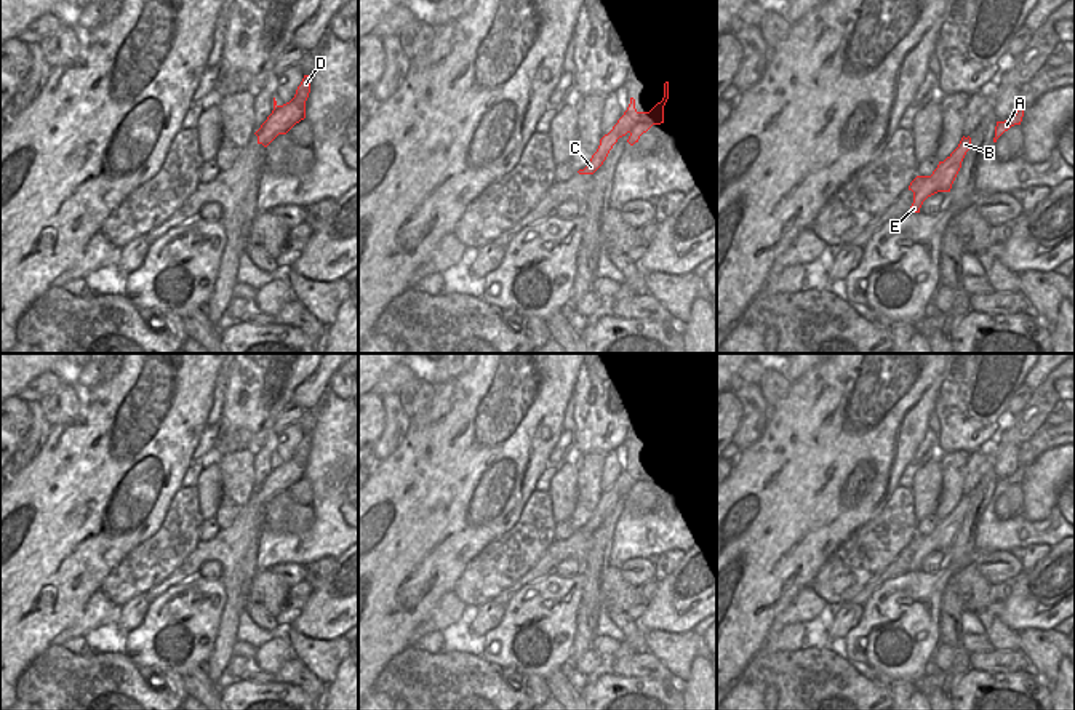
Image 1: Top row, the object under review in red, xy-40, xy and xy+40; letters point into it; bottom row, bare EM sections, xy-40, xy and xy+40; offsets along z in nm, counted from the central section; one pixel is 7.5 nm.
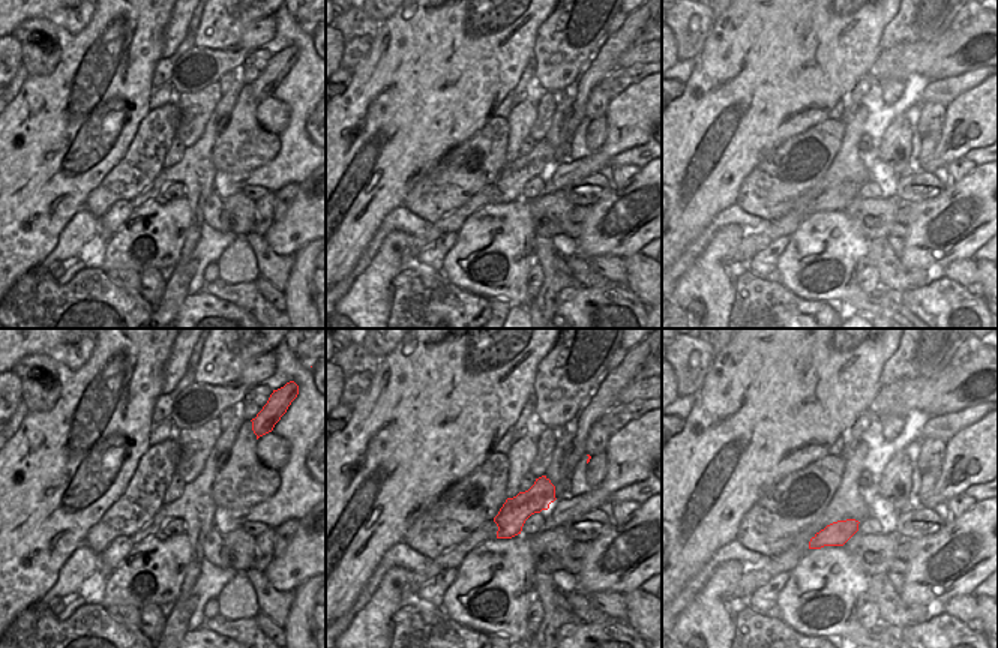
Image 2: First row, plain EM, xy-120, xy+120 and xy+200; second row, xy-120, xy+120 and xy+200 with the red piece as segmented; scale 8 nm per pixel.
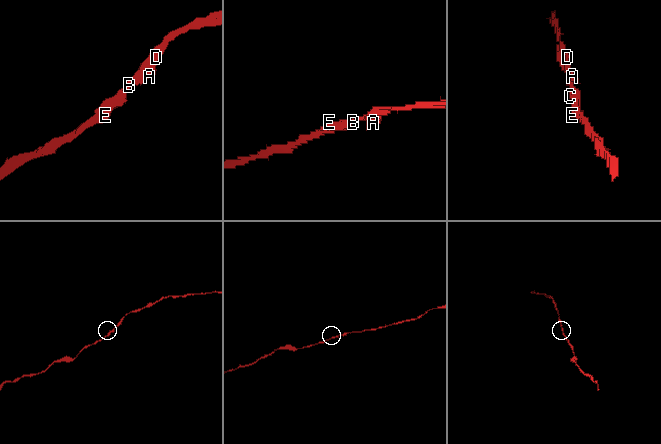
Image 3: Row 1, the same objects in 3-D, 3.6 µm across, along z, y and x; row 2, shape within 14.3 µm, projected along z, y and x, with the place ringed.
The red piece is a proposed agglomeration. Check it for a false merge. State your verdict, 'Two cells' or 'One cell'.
One cell

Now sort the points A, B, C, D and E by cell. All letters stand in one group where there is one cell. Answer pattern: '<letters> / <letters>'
A B C D E

